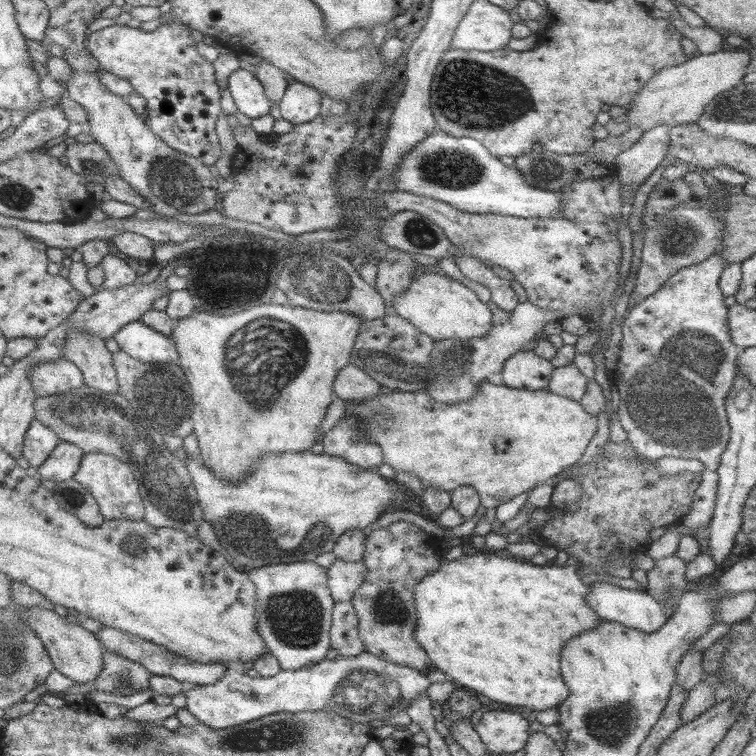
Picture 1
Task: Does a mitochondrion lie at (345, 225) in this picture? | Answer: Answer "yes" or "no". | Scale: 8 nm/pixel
no

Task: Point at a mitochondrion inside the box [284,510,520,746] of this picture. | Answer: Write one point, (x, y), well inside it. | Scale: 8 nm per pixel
(388, 695)

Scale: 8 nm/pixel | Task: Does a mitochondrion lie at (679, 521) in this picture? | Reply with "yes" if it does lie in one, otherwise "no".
no

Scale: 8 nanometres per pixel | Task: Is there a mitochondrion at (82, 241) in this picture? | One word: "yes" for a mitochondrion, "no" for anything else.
no

